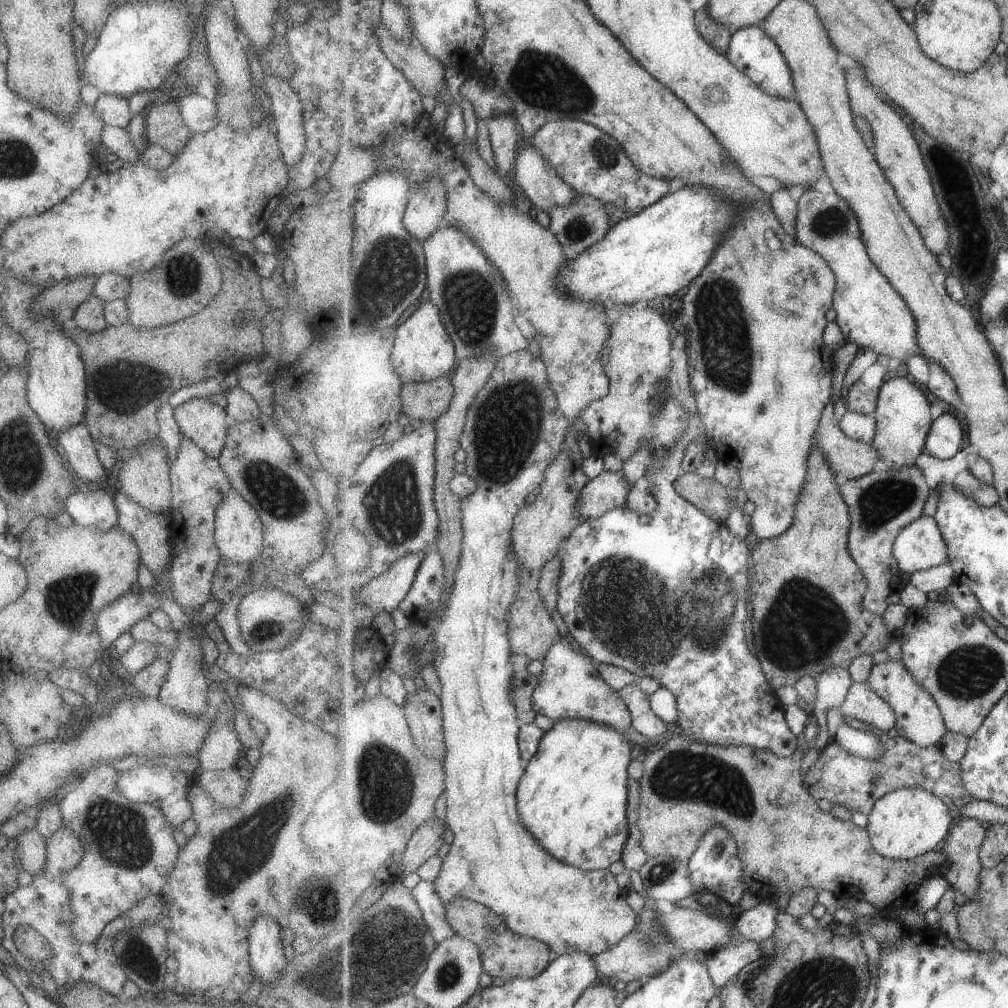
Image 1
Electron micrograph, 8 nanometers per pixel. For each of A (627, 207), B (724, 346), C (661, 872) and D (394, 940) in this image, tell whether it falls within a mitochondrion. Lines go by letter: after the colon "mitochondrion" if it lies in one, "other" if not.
A: other
B: mitochondrion
C: mitochondrion
D: mitochondrion

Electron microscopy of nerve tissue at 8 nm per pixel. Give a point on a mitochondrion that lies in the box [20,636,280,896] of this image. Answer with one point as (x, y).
(119, 831)

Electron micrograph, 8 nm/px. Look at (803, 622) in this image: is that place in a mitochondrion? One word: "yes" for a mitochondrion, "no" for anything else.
yes

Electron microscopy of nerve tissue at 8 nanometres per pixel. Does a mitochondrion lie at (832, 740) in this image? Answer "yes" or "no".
no

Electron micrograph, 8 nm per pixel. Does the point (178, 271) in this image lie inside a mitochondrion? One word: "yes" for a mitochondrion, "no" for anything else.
yes

